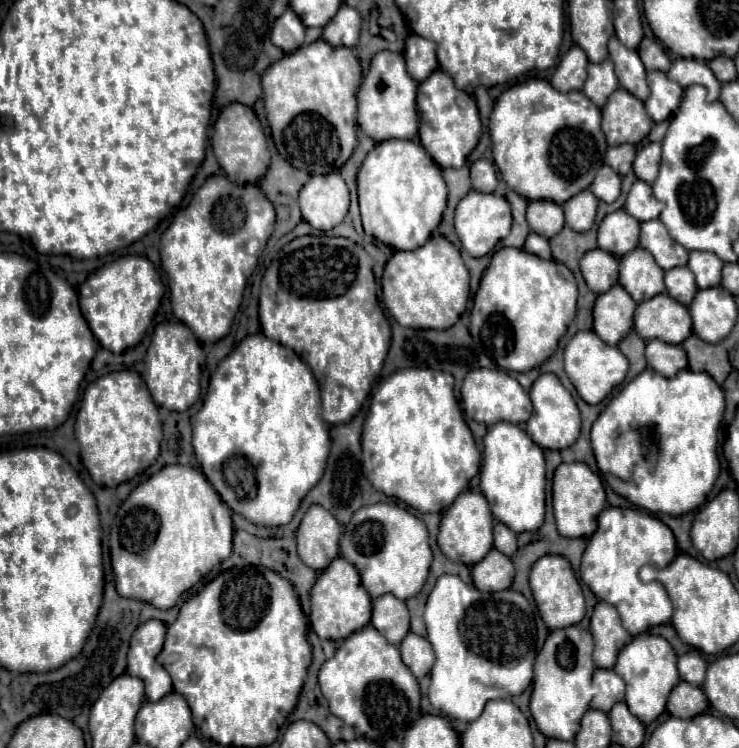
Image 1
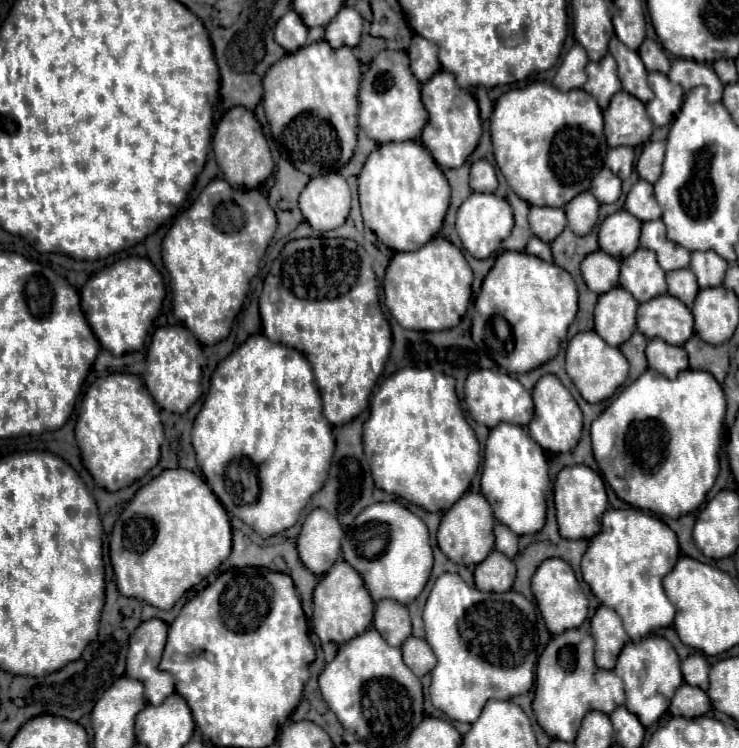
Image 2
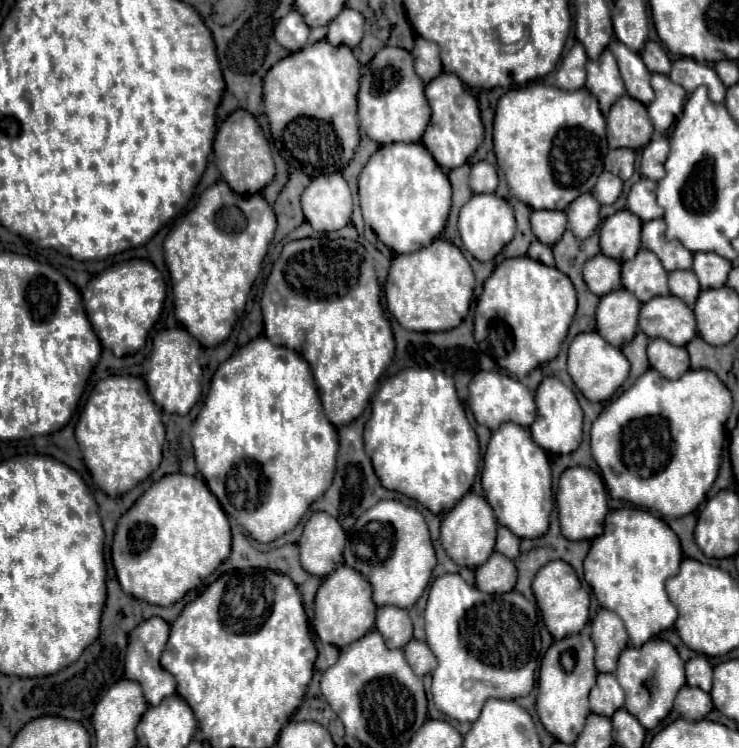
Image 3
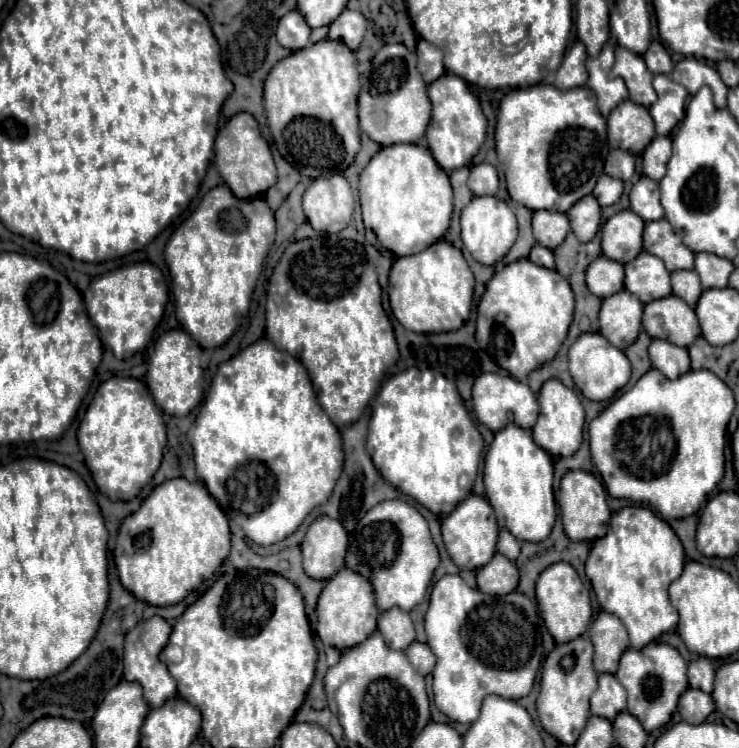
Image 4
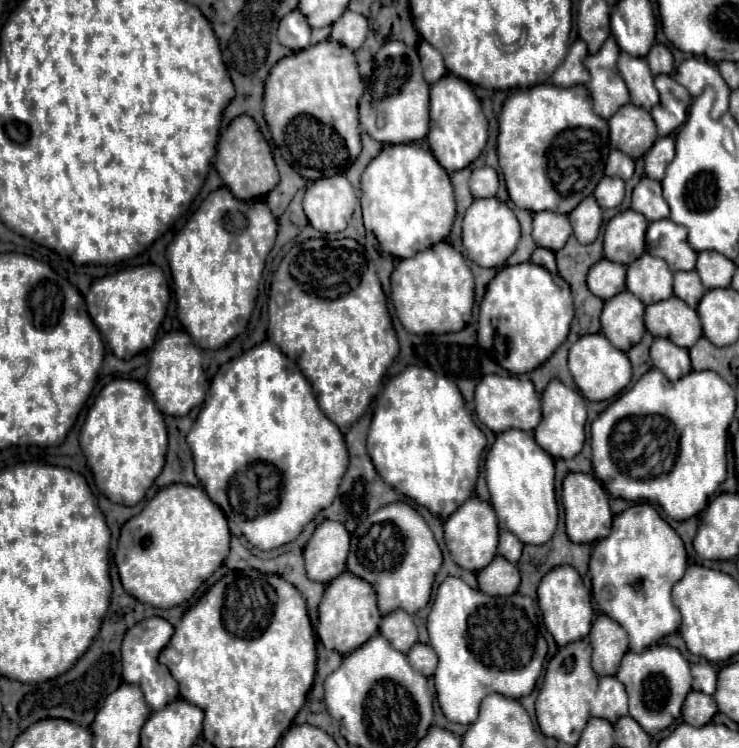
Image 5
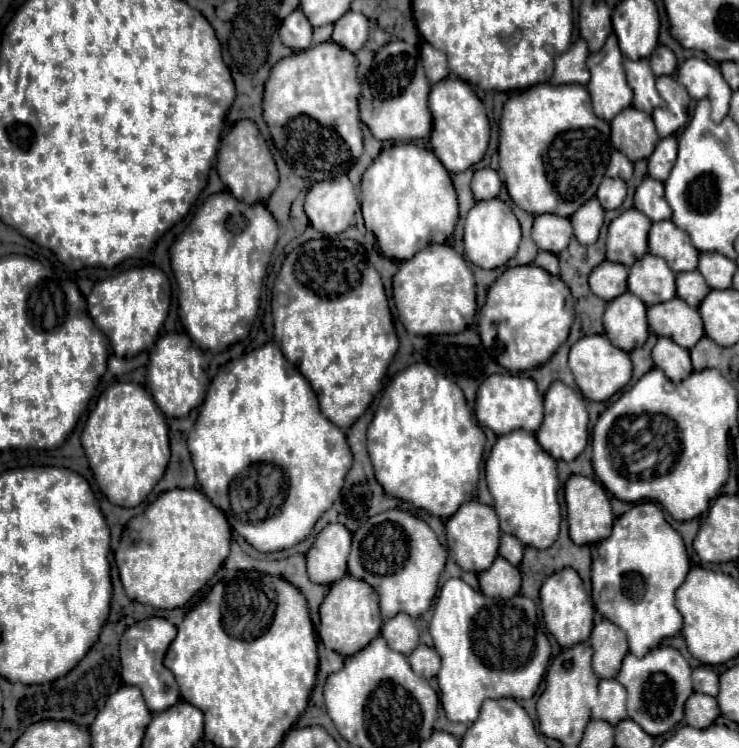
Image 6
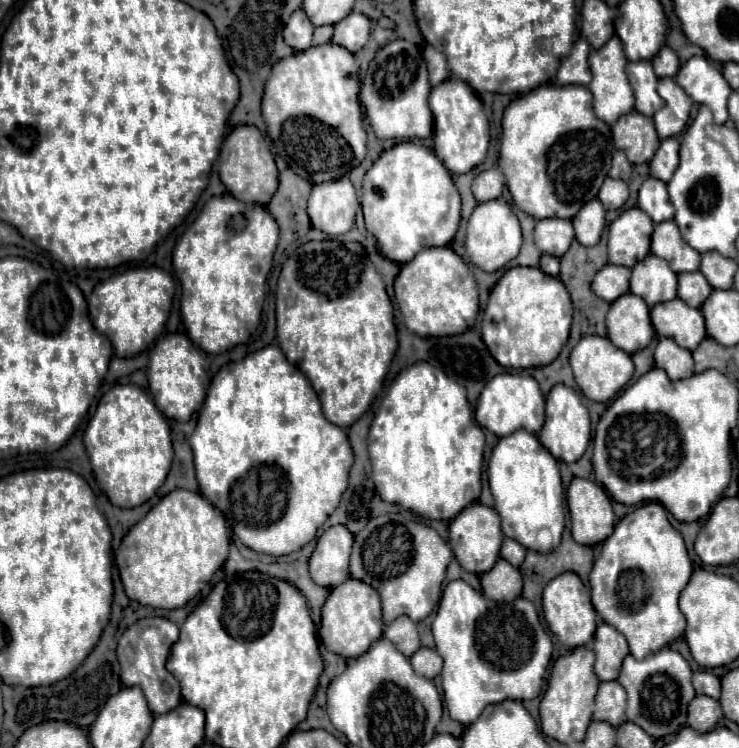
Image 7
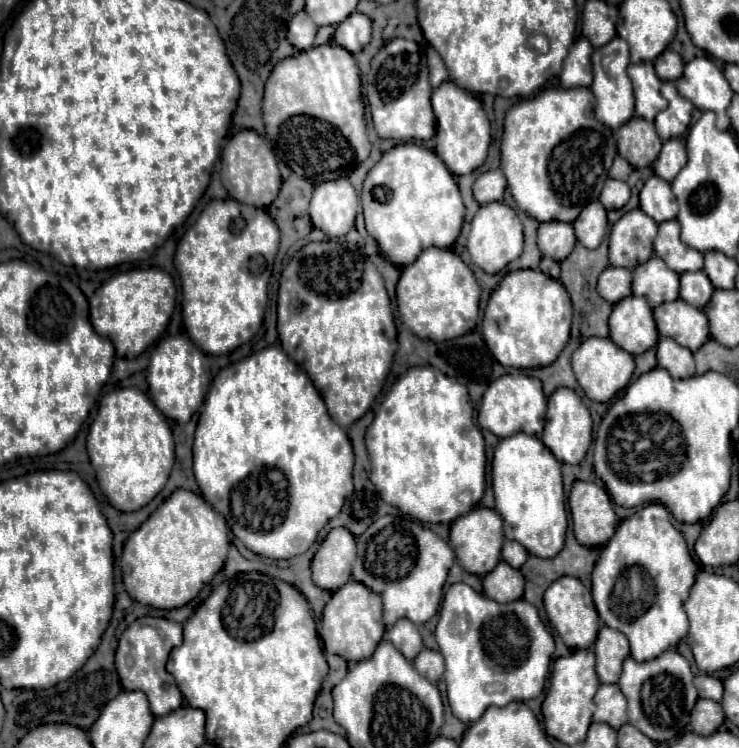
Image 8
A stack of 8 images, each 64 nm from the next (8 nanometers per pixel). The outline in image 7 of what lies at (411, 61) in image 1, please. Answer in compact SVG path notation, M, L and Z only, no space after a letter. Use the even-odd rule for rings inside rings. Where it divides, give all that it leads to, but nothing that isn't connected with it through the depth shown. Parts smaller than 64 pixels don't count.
M430 44L424 48L424 60L426 60L426 66L428 66L428 74L430 74L430 84L432 86L444 82L450 76L448 64L444 60L444 54L438 52L436 48L432 48Z

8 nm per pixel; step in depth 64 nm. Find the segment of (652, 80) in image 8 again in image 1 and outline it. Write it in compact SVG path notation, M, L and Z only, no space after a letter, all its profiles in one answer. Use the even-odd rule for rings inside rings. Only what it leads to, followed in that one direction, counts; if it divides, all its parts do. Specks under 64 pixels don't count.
M616 36L608 42L610 60L616 66L616 76L620 80L620 88L632 92L636 98L646 100L650 96L650 88L646 82L646 68L636 50L624 48Z

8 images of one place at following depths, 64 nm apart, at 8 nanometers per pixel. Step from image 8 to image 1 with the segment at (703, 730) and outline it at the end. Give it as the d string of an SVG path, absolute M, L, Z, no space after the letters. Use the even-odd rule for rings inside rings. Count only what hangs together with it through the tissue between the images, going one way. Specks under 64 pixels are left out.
M680 682L668 700L668 712L678 718L692 718L708 710L708 698L702 688L696 688L688 682Z

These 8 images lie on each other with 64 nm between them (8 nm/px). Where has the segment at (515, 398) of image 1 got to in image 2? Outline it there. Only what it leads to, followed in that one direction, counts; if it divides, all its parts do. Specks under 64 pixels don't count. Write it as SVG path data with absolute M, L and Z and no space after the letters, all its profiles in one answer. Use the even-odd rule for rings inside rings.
M476 370L476 372L472 372L466 380L464 394L466 394L464 400L466 400L466 408L468 408L470 416L478 424L484 424L488 428L494 428L500 422L526 426L534 416L532 394L516 378L508 376L506 372L494 372L494 370Z

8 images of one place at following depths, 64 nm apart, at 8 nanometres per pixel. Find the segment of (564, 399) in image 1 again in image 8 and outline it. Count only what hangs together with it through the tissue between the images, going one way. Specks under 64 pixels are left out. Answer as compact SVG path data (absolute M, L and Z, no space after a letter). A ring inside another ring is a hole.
M558 388L548 400L548 416L542 434L542 442L562 464L578 464L586 456L592 442L592 418L580 396L570 388Z

